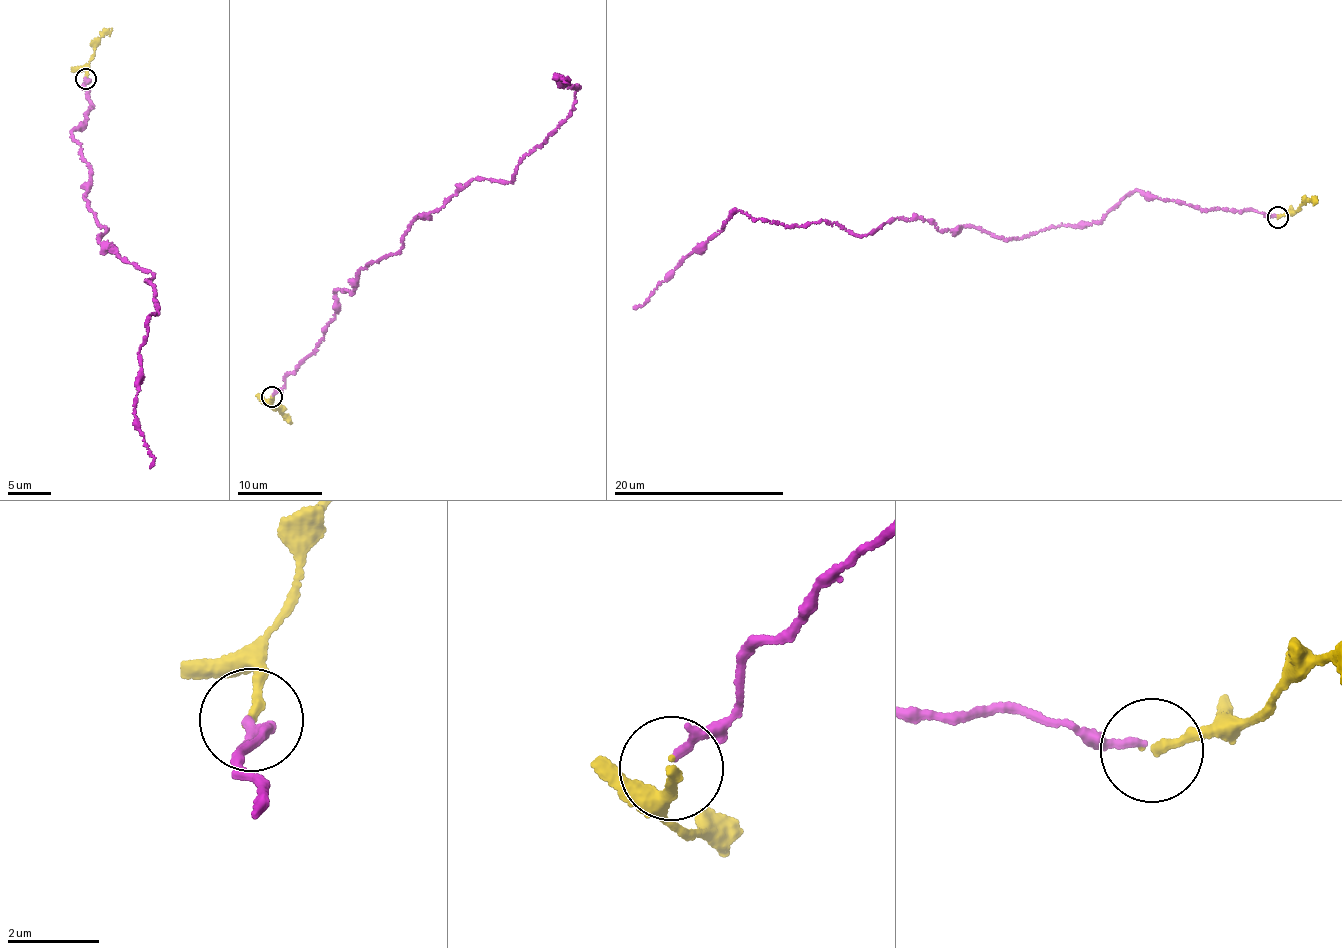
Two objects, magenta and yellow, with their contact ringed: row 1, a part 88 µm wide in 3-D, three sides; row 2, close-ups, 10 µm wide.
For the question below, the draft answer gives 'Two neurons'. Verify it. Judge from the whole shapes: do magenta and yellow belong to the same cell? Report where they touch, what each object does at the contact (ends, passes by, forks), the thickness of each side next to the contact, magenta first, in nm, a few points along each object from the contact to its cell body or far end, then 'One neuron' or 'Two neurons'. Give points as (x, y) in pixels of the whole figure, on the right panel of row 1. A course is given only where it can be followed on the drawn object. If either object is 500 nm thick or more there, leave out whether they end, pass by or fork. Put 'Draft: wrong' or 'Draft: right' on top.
Draft: wrong
Place: (1277, 217). At the ring magenta ends. At the ring yellow ends. Thickness 160 nm (magenta) against 180 nm. Course of magenta: (1276, 216), (1135, 189), (1094, 223), (1003, 238), (922, 218), (859, 235), (739, 210), (633, 308). Course of yellow: (1277, 217), (1294, 213), (1307, 201), (1317, 201). One neuron

